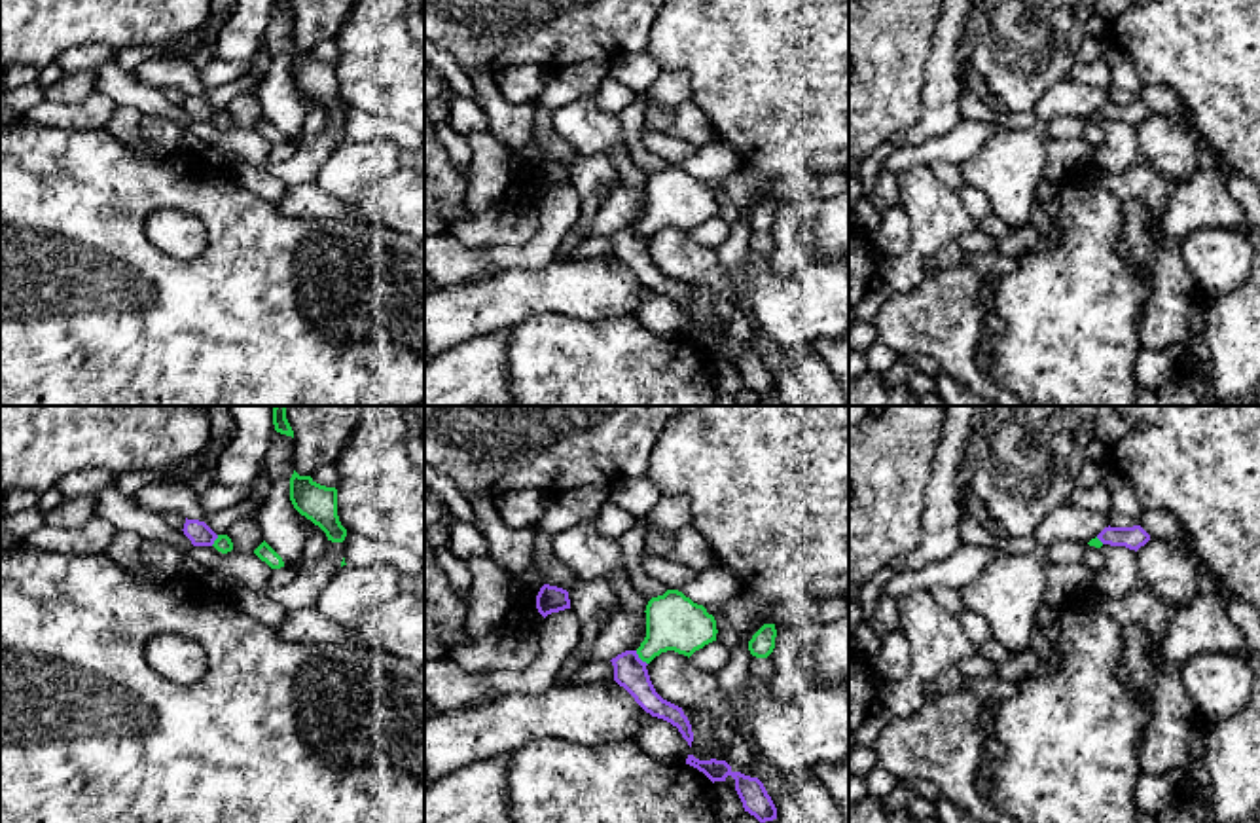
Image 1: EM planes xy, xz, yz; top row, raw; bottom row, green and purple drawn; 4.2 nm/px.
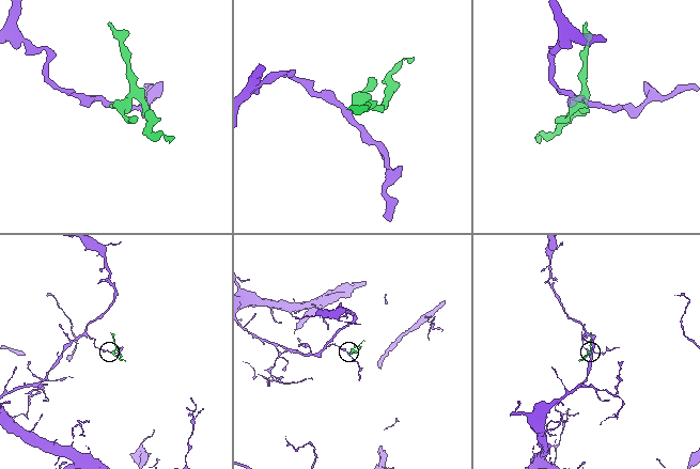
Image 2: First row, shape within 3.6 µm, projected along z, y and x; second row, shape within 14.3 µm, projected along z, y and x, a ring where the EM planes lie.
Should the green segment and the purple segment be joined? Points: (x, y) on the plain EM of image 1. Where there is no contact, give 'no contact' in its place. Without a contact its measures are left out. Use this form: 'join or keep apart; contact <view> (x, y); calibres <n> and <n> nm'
keep apart; contact xz (641, 234); calibres 240 and 140 nm

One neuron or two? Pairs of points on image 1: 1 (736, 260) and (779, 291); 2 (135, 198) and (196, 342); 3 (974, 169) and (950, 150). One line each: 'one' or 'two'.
1: two
2: one
3: two

